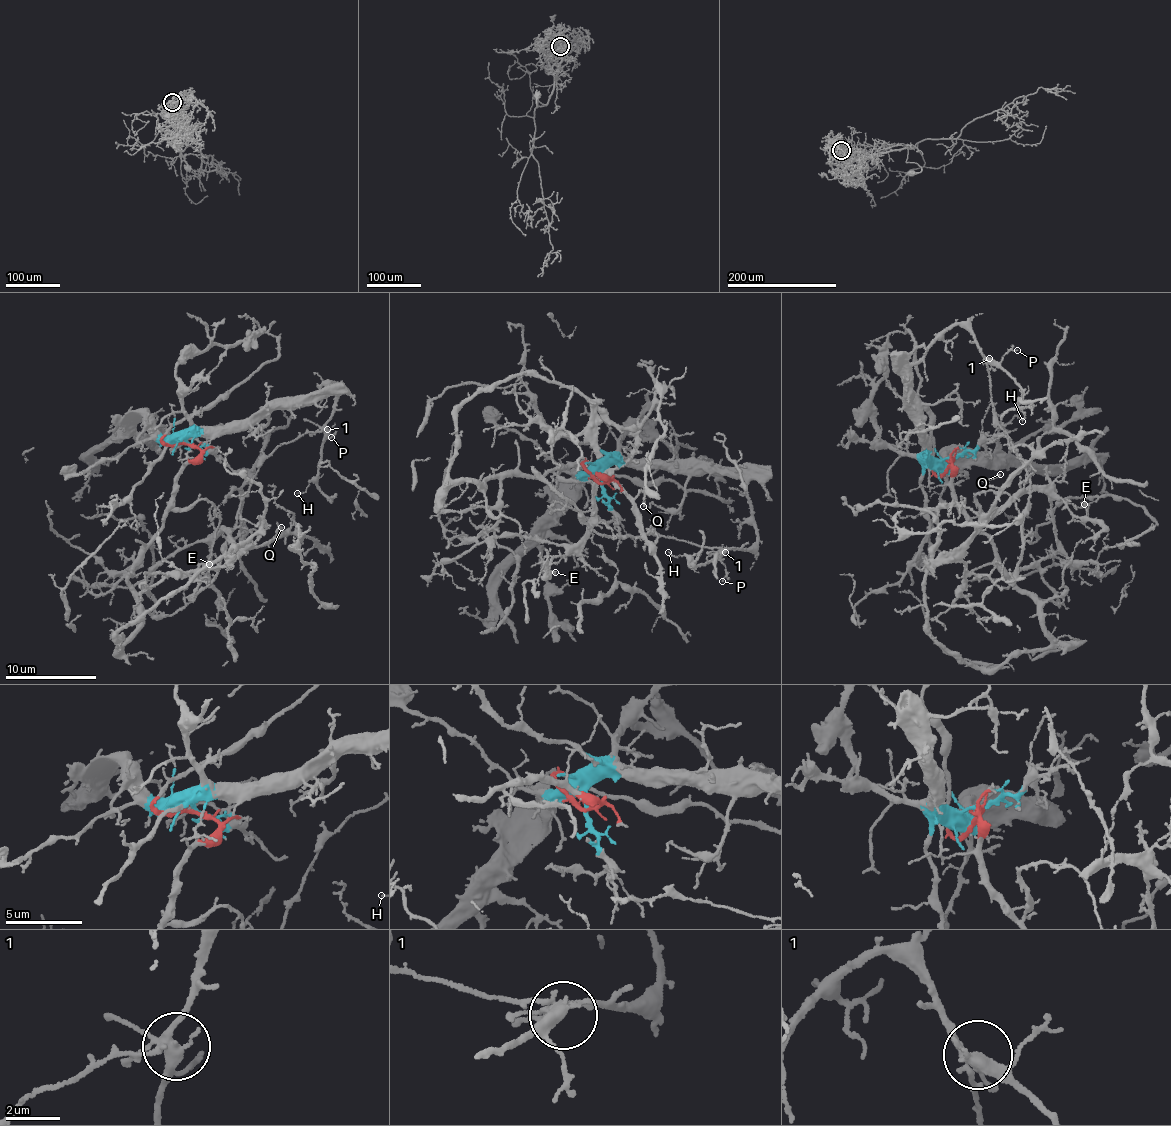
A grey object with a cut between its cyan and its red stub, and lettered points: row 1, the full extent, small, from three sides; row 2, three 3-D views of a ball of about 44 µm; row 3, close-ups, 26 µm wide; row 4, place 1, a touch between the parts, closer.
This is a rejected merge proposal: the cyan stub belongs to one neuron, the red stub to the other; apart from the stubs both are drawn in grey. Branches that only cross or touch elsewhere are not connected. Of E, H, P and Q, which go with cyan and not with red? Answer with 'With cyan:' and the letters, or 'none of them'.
With cyan: H, P

